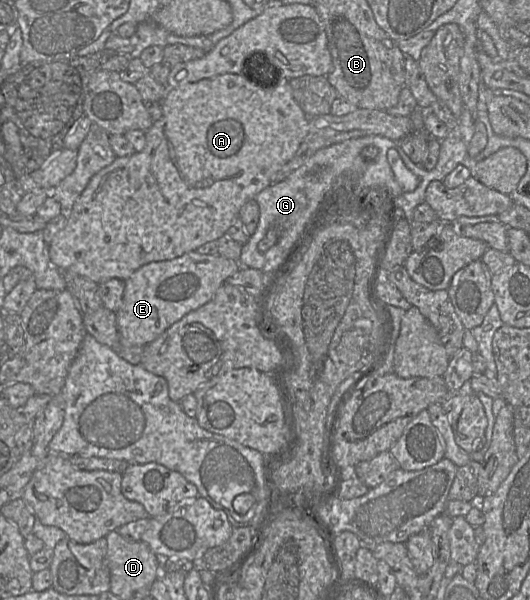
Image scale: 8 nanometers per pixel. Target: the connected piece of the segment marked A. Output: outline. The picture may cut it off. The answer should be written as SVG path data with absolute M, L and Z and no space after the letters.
M266 63L260 64L257 68L253 67L253 69L250 72L244 72L243 74L226 73L215 77L206 78L195 83L185 84L181 87L168 88L167 93L165 94L164 98L161 101L161 108L162 108L162 117L159 120L154 121L153 125L148 130L145 131L146 144L143 150L139 152L134 152L133 154L128 156L116 157L116 159L109 166L103 168L97 174L95 174L91 178L86 188L81 193L81 195L74 202L72 209L66 213L67 214L66 225L53 237L53 239L47 246L48 257L52 265L57 267L60 271L70 272L78 276L85 277L97 284L106 282L112 278L127 280L137 269L150 262L175 259L187 252L196 251L198 247L204 245L205 243L218 240L221 236L226 234L227 230L232 225L234 219L238 217L239 210L241 209L241 207L246 202L250 200L255 200L258 193L260 193L266 187L272 185L271 177L275 173L277 173L284 164L286 164L294 157L301 143L303 142L303 140L305 139L306 135L309 132L310 117L301 109L298 103L295 101L290 81L284 77L278 79L278 72L272 70L272 68L270 68Z

